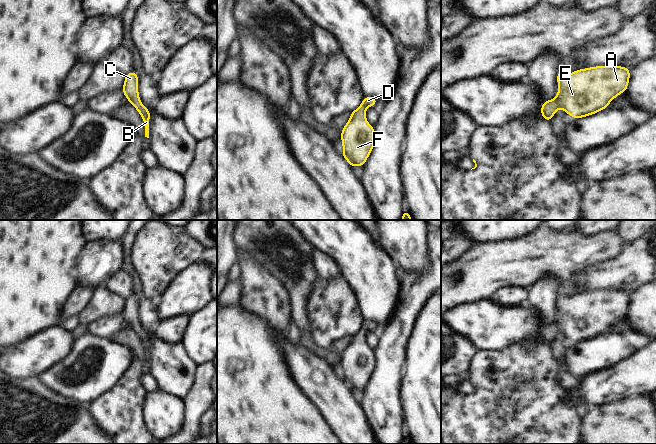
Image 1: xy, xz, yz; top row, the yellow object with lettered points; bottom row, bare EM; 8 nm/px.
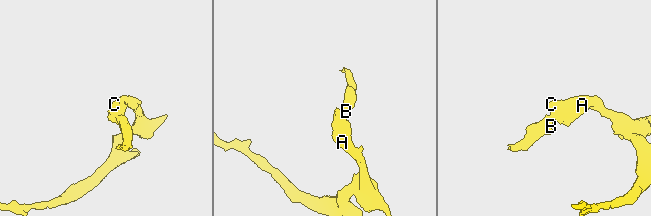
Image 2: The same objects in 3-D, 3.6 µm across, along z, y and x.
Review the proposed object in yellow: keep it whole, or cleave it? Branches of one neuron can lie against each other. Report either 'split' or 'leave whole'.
leave whole

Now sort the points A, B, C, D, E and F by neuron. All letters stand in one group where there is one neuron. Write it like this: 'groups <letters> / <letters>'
groups A B C D E F

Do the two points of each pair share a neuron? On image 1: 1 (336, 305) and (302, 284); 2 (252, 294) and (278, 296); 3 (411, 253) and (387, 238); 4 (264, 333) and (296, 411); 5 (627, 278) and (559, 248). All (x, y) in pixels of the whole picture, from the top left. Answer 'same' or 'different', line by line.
1: different
2: same
3: same
4: same
5: different

